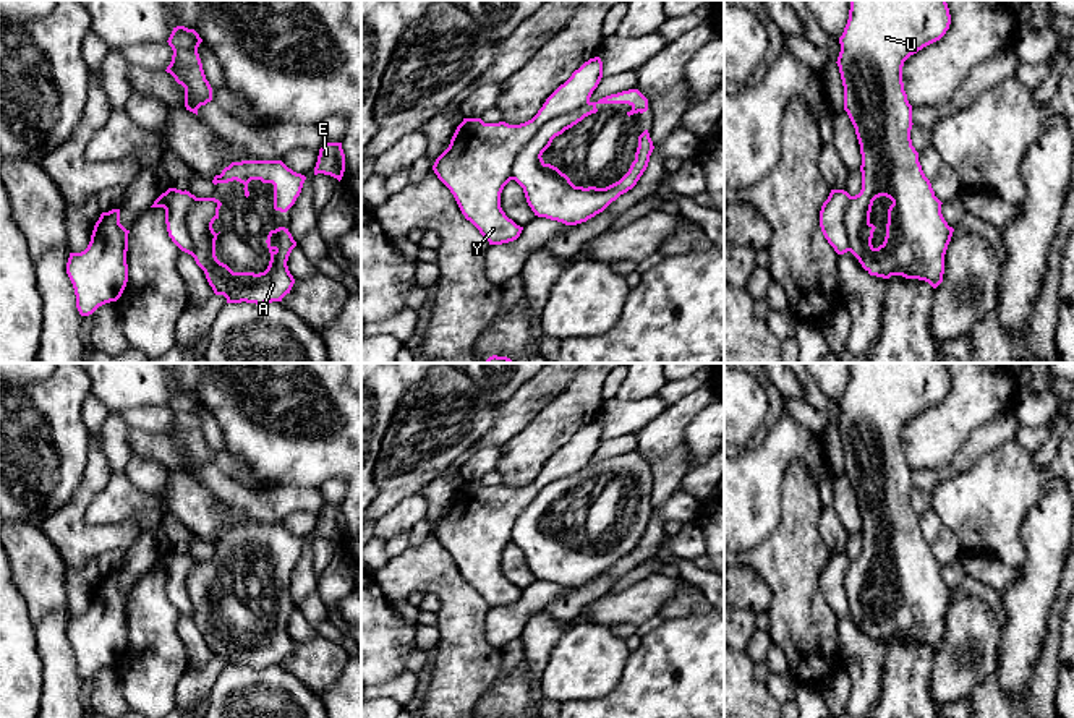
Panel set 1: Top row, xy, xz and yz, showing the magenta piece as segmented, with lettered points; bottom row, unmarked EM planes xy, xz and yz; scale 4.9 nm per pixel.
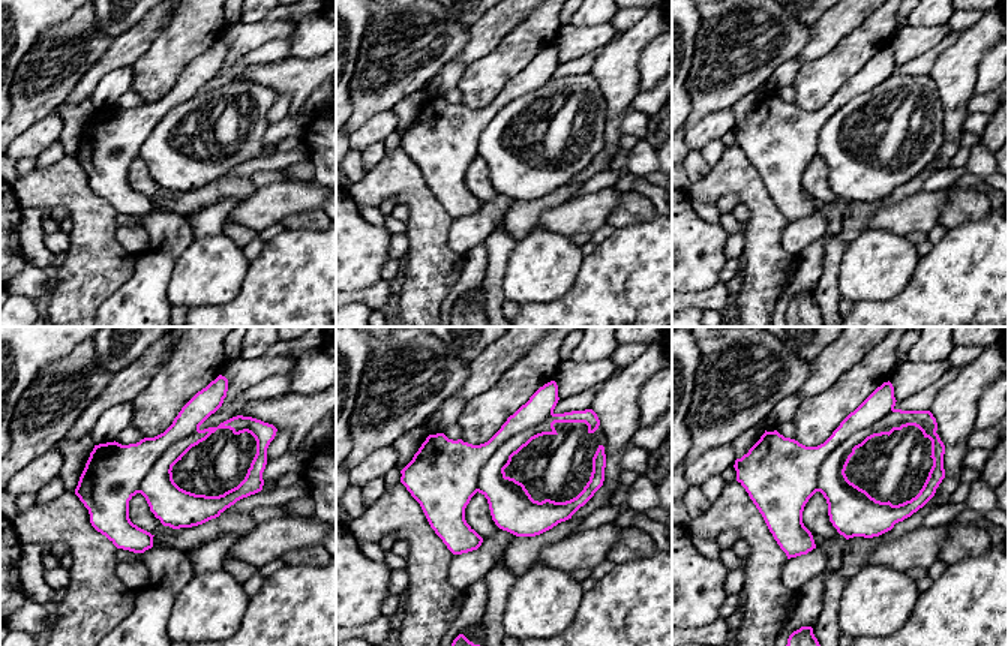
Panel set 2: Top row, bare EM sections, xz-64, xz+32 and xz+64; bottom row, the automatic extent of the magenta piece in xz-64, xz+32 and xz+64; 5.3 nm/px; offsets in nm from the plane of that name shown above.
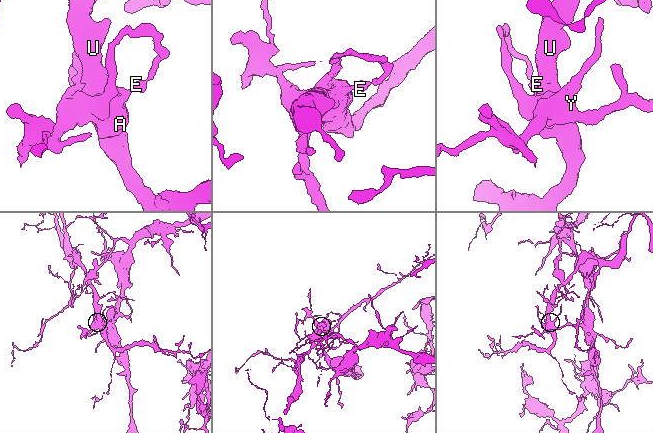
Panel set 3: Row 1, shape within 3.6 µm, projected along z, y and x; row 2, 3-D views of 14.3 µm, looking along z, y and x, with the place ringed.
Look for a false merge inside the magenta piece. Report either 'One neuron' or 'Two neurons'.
Two neurons

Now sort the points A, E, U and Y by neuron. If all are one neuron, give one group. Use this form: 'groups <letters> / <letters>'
groups A U / E Y

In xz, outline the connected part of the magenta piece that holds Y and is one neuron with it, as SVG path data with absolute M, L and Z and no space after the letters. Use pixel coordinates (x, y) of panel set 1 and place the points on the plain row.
M590 421L546 462L531 483L509 488L463 481L457 489L433 533L489 608L514 605L523 593L501 571L501 556L512 543L514 525L522 512L544 486L588 467L601 441L601 421Z

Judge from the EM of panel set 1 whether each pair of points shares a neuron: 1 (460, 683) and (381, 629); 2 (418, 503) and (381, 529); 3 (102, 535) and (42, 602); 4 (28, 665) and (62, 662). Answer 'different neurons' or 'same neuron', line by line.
1: different neurons
2: same neuron
3: different neurons
4: different neurons

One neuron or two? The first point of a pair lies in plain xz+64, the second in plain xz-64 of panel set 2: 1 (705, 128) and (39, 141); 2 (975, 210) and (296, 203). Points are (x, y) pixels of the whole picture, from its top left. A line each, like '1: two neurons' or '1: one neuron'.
1: one neuron
2: two neurons

